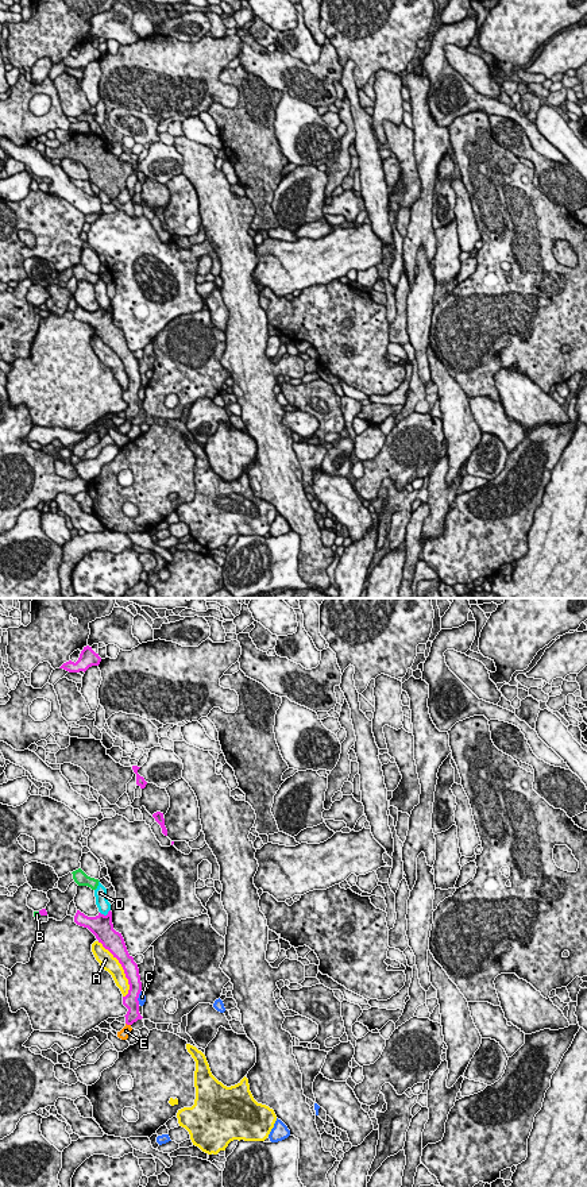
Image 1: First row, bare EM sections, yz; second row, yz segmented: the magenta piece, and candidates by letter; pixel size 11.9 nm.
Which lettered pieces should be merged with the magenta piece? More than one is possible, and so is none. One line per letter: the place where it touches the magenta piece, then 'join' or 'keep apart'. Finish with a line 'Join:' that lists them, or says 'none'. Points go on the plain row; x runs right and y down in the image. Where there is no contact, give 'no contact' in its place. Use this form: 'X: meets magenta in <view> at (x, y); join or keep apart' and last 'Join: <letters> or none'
A: meets magenta in yz at (123, 363); keep apart
B: meets magenta in yz at (39, 308); keep apart
C: meets magenta in yz at (138, 392); keep apart
D: meets magenta in yz at (107, 309); keep apart
E: meets magenta in yz at (128, 419); join
Join: E

